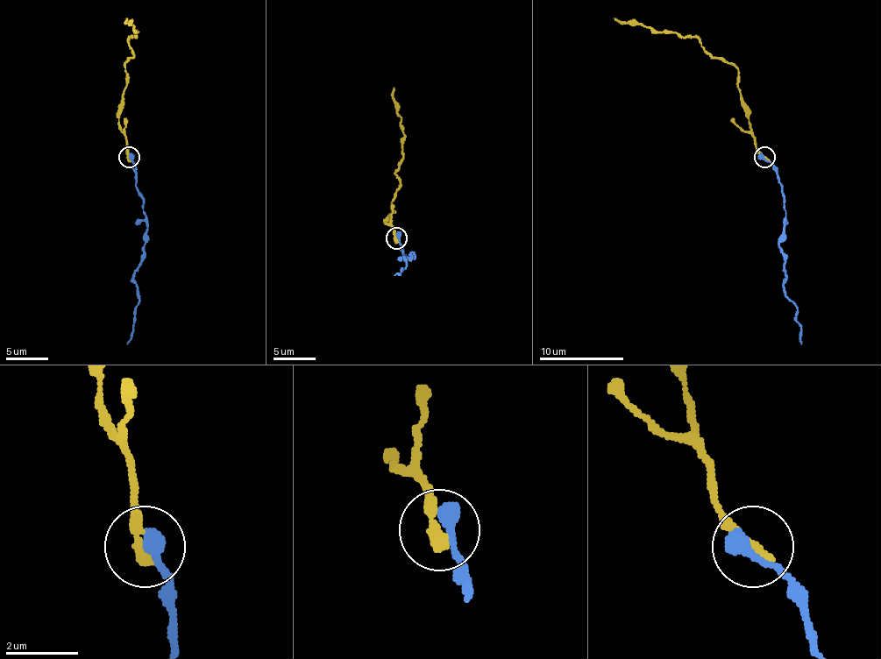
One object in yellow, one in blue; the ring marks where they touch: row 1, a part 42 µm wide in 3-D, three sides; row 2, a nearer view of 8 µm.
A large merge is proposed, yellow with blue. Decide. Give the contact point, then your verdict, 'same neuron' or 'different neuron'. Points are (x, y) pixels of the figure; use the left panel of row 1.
(129, 157) | same neuron

